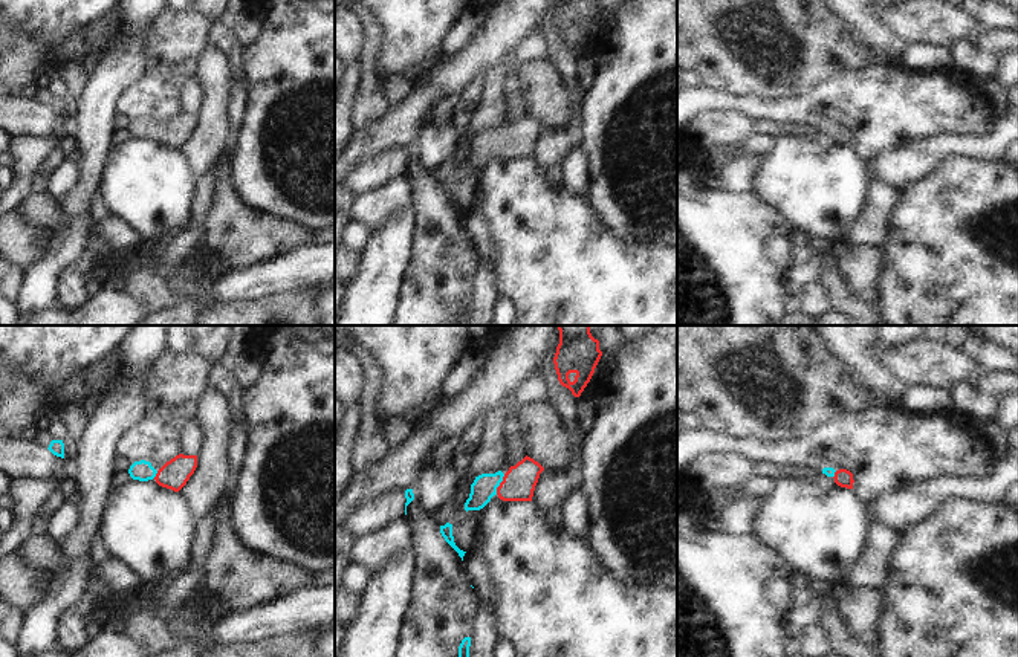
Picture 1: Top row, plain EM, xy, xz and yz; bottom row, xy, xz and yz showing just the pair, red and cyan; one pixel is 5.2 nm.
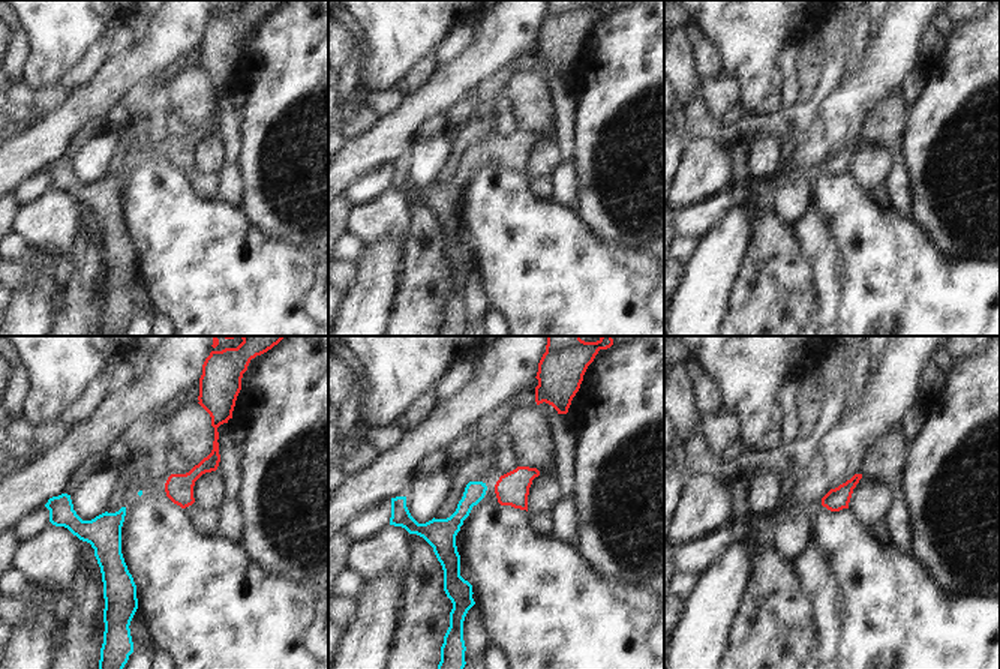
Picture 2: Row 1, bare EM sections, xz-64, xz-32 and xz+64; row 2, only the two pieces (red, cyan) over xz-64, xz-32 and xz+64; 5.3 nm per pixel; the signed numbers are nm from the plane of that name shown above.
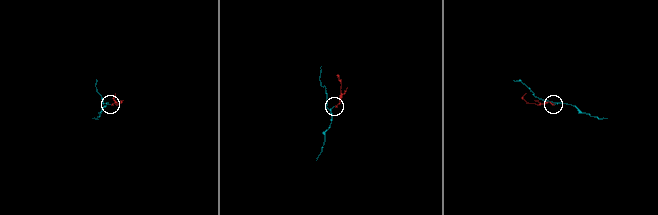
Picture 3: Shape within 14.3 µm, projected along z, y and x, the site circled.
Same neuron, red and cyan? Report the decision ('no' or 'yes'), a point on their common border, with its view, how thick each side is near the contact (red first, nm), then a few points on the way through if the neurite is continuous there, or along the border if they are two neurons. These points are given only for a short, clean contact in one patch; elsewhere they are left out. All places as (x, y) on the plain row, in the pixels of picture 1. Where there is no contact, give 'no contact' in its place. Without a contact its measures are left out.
yes | xz (500, 142) | 180/130 nm | across xz (518, 141), (500, 142), (485, 144)

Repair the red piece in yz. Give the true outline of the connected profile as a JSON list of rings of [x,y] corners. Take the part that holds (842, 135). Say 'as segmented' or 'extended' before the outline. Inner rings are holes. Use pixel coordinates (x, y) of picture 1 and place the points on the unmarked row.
extended; [[[824,125],[822,131],[825,131],[827,134],[833,134],[835,141],[841,145],[853,147],[853,131],[847,127],[835,128],[833,125]]]

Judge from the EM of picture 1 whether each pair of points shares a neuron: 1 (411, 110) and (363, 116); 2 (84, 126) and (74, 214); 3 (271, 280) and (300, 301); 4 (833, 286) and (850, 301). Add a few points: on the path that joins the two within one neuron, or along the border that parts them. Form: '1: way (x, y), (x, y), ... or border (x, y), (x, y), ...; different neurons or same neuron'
1: border (390, 106), (379, 118), (355, 130); different neurons
2: way (89, 147), (89, 182), (83, 193); same neuron
3: border (314, 286), (304, 291), (277, 292), (254, 303); different neurons
4: way (838, 291), (846, 298); same neuron

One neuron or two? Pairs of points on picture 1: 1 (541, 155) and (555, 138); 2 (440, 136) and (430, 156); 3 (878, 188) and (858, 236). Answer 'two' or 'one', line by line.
1: one
2: one
3: one

